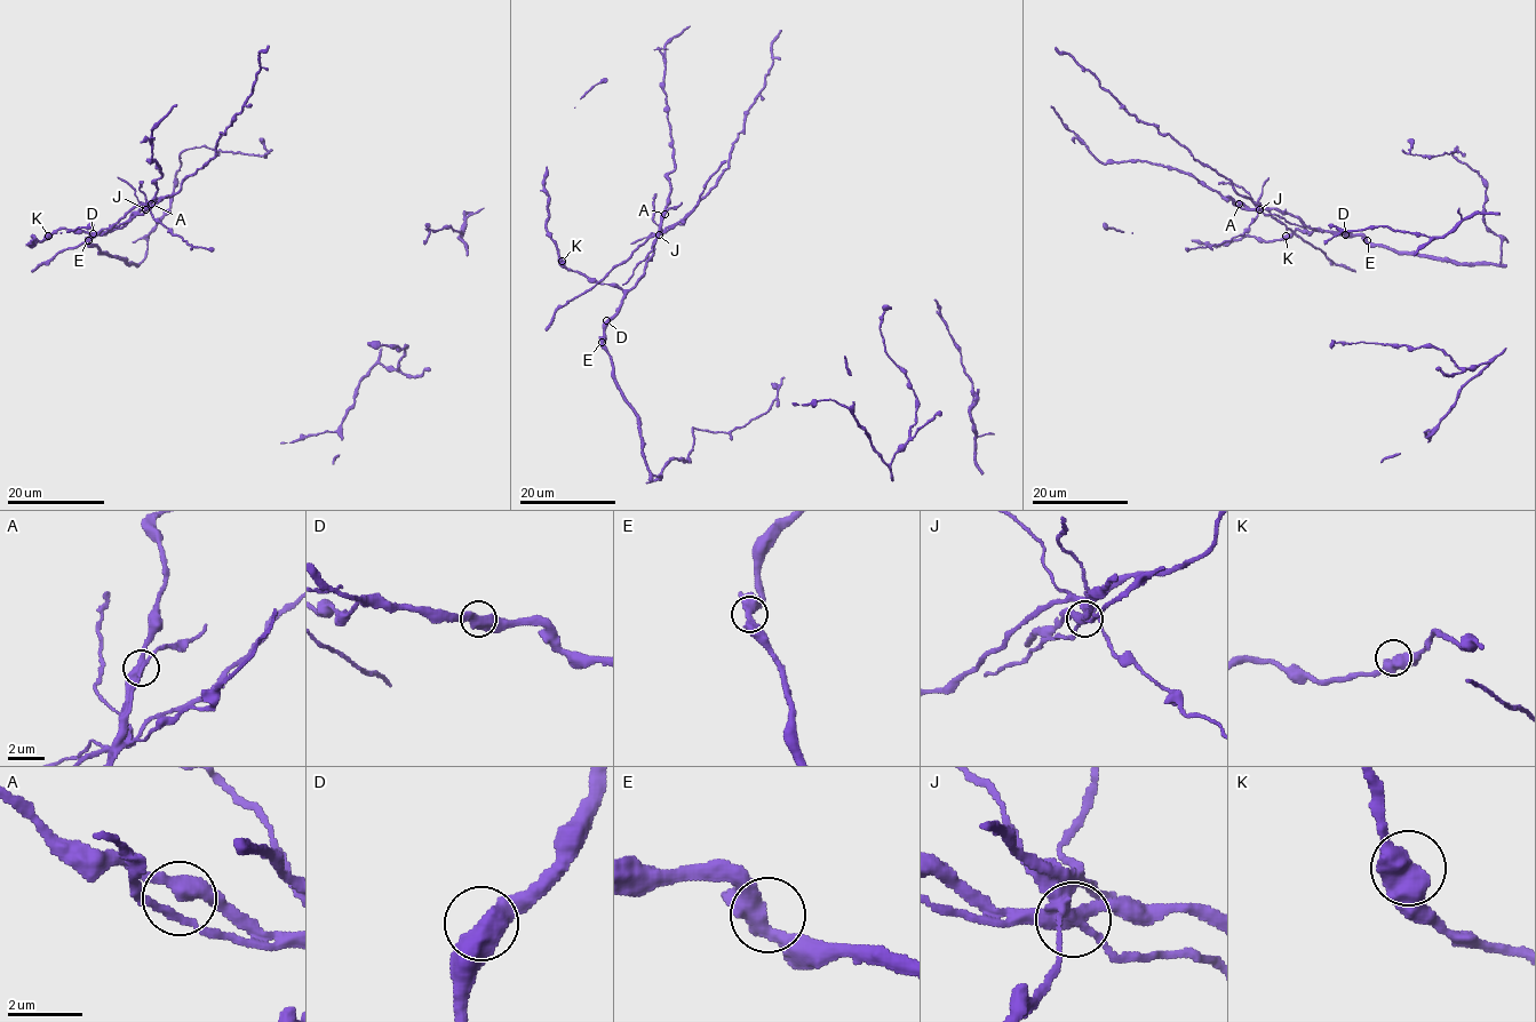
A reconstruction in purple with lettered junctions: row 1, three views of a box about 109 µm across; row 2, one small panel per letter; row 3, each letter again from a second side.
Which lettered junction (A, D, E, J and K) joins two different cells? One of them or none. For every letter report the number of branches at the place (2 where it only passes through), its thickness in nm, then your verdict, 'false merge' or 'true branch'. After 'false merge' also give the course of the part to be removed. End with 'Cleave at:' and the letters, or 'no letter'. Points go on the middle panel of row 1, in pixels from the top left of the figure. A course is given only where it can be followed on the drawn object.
A: 2 | 420 nm | true branch
D: 2 | 550 nm | true branch
E: 3 | 400 nm | true branch
J: 5 | 420 nm | false merge | (659, 234), (678, 223), (727, 167), (745, 114), (764, 86), (772, 63), (772, 42), (781, 30)
K: 3 | 480 nm | true branch
Cleave at: J

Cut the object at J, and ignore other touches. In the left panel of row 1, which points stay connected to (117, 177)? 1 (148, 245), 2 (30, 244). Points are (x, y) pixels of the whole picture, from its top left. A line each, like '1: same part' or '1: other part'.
1: other part
2: other part

